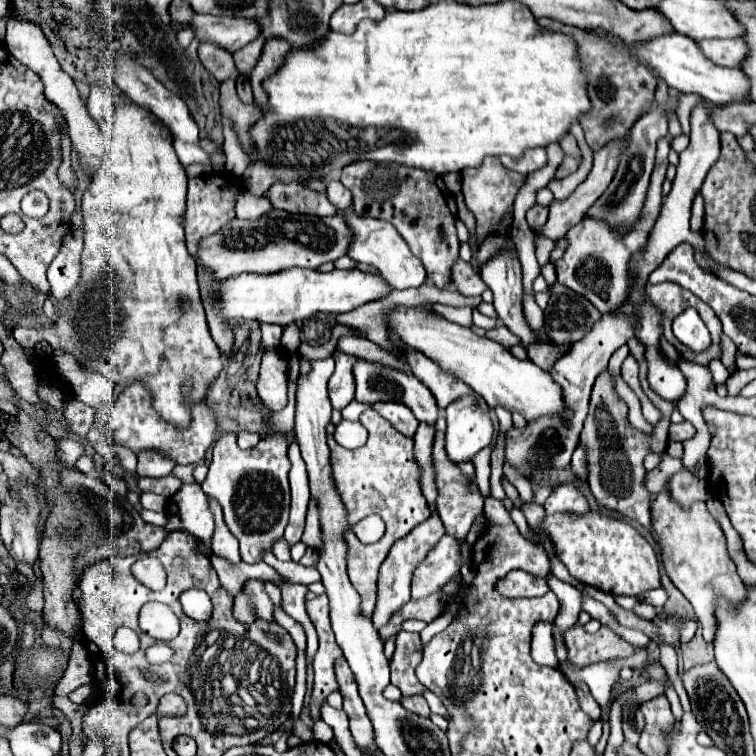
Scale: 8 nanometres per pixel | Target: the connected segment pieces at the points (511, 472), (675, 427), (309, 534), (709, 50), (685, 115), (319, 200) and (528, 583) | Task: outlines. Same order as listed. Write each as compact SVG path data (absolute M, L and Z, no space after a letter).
M505 462L503 465L503 474L515 486L519 492L521 500L526 503L534 502L533 491L531 489L529 481L519 475L517 471L513 469L513 466L507 464L507 462Z
M683 420L681 424L671 424L669 426L669 440L675 440L675 442L683 442L683 440L689 440L695 436L695 428L691 422Z
M311 497L307 509L305 528L301 541L312 548L321 548L321 526L319 526L319 508L315 498Z
M731 38L731 40L703 40L699 42L699 48L703 50L705 58L715 62L717 66L739 66L739 62L747 54L747 46L741 38Z
M679 94L679 106L677 106L677 112L679 112L679 114L677 114L677 116L679 116L682 132L685 135L690 134L689 112L691 112L691 108L693 108L697 102L701 102L701 98L695 96L695 94Z
M277 182L267 192L267 198L273 208L285 210L285 212L299 212L299 214L313 214L313 216L331 216L337 214L337 208L331 206L329 198L325 194L319 194L311 188L305 188L299 182L281 184Z
M523 570L509 572L495 584L495 588L499 590L499 594L503 594L503 598L533 598L549 592L545 578L537 578Z

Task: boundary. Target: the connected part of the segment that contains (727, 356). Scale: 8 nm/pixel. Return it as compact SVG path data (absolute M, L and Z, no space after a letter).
M721 334L721 362L723 362L727 368L735 362L735 354L737 354L735 344L733 344L725 334Z

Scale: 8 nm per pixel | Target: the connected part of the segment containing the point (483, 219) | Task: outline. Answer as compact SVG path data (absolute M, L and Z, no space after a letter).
M487 156L479 168L467 168L461 170L461 180L463 180L463 196L467 208L475 214L477 218L477 244L489 236L491 228L503 218L505 212L513 210L513 200L517 190L521 188L521 174L507 170L499 158Z

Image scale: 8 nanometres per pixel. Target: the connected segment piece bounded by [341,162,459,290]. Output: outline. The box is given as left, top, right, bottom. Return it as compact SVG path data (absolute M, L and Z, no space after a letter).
M353 162L351 166L343 168L341 182L353 192L355 212L359 216L391 222L405 238L411 252L423 262L427 278L439 290L445 290L451 282L451 266L459 258L459 240L455 232L457 206L441 176L417 168L403 168L397 164Z

